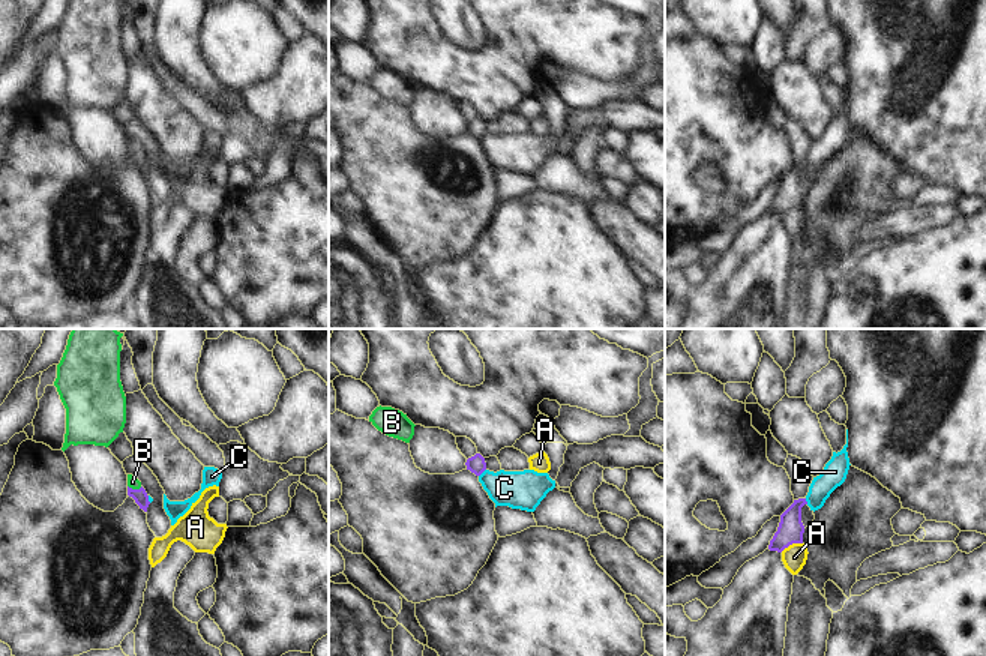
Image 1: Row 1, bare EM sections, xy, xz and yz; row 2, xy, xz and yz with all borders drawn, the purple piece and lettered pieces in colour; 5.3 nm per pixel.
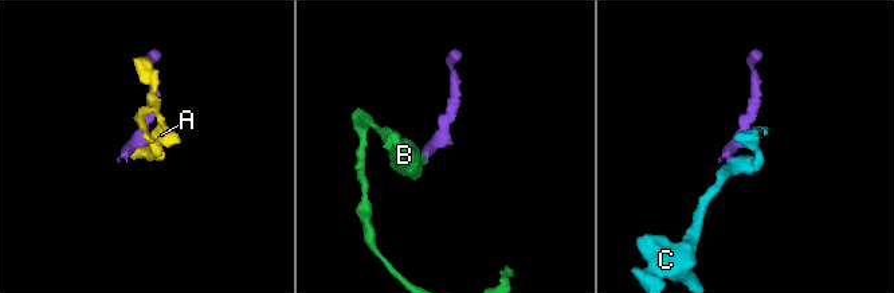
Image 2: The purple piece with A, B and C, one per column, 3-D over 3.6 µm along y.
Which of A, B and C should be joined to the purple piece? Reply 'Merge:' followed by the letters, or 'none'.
Merge: B.

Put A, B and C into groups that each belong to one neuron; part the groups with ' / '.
A / B / C

